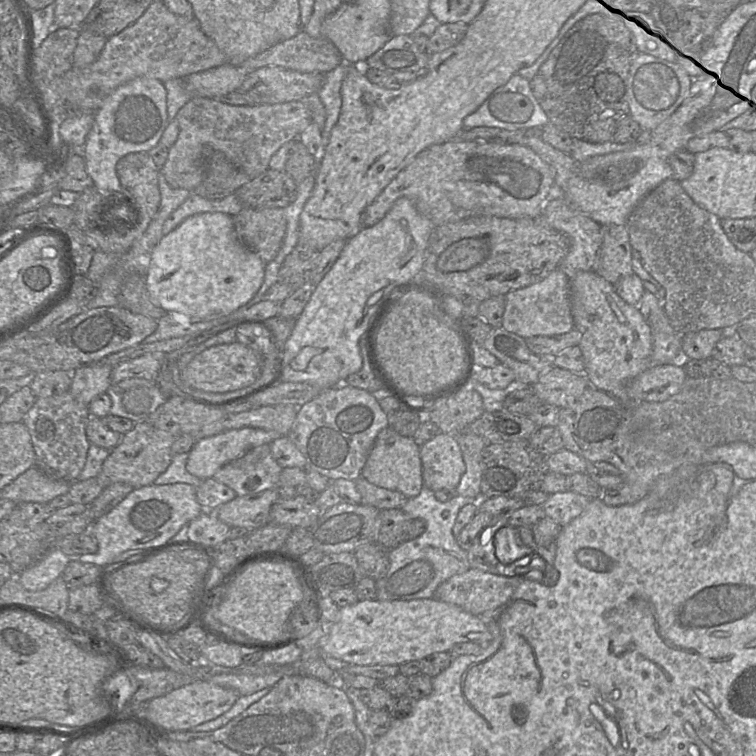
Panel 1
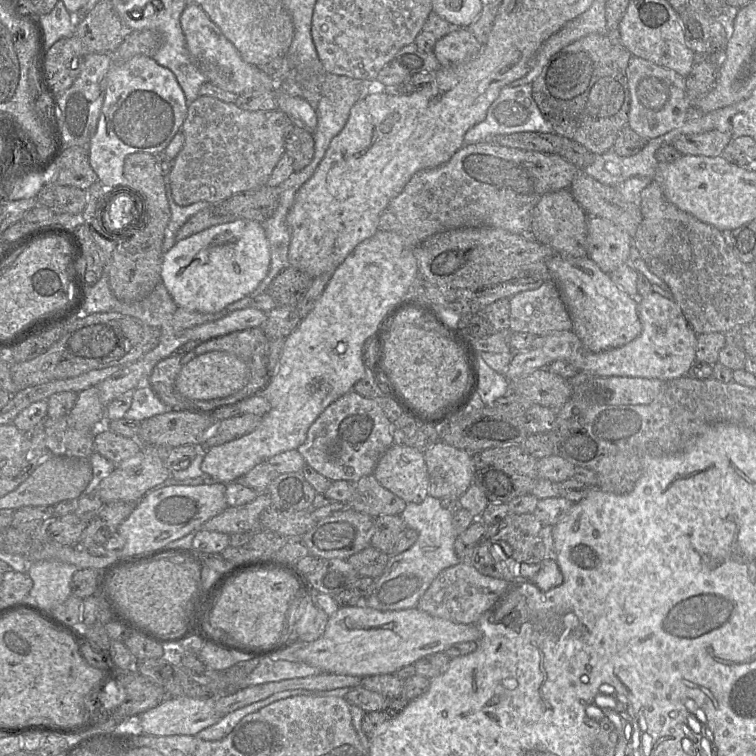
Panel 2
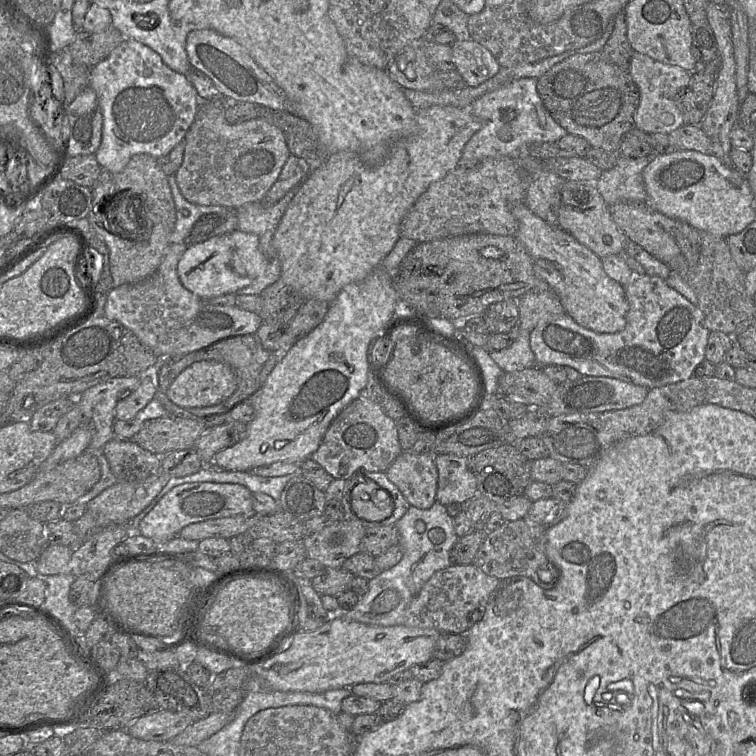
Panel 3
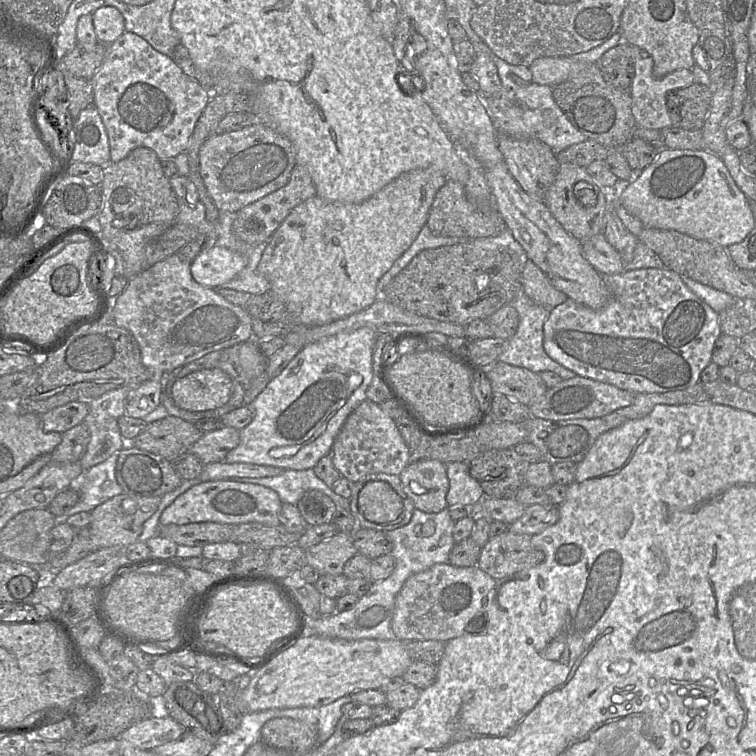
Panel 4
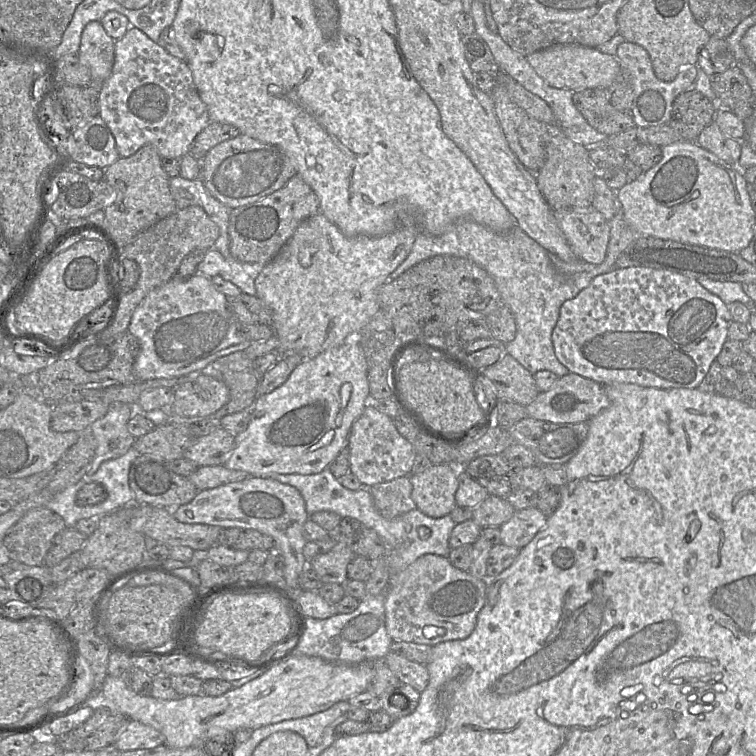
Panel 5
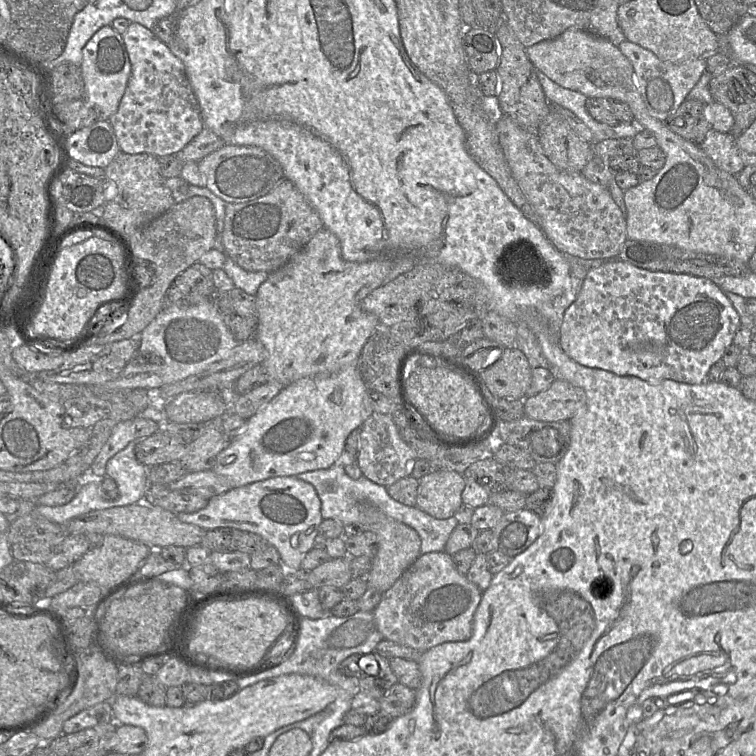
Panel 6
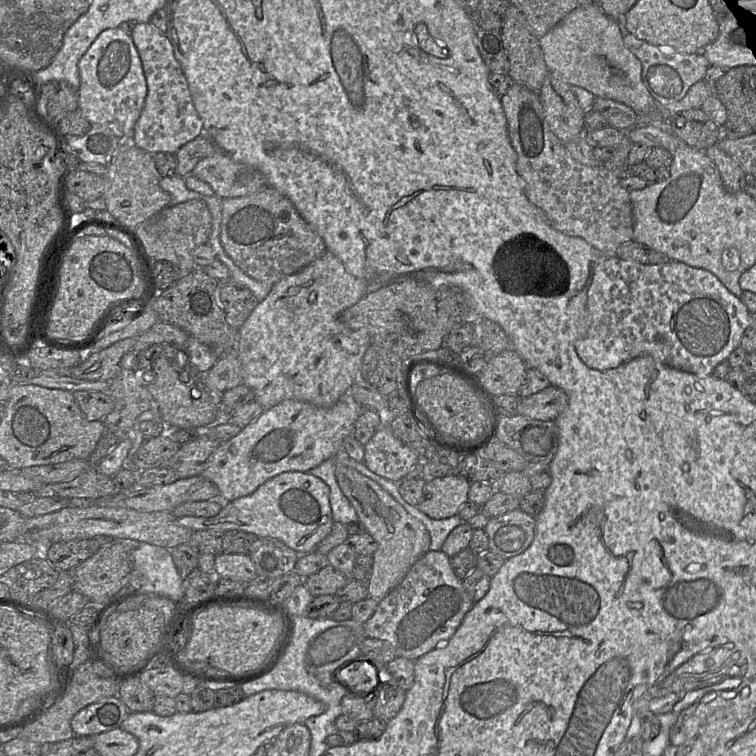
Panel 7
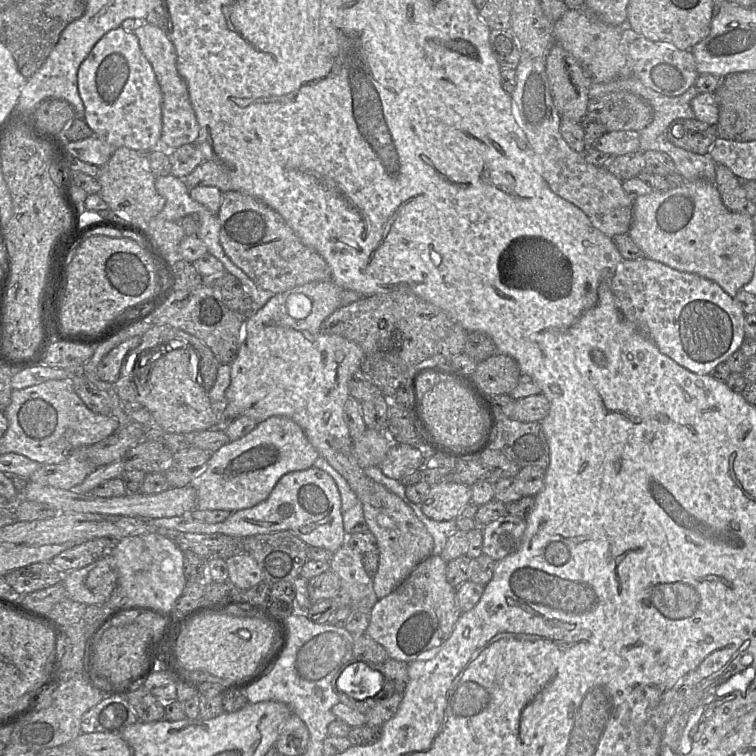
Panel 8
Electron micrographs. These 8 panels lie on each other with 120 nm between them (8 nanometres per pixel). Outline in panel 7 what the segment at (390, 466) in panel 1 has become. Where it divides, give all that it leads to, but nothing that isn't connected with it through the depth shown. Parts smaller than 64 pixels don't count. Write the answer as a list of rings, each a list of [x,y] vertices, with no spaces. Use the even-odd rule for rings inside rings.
[[[460,475],[437,477],[427,481],[423,487],[422,497],[415,506],[428,517],[441,520],[458,514],[460,508],[468,501],[470,482]]]

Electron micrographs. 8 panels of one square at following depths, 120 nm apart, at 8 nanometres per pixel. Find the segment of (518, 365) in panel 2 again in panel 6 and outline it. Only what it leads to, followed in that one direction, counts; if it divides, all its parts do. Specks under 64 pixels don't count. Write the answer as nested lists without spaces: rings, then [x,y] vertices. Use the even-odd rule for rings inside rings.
[[[617,258],[588,271],[577,298],[564,312],[558,343],[569,358],[588,368],[634,376],[648,383],[673,380],[699,385],[707,381],[711,366],[722,359],[740,325],[737,311],[712,280],[650,271]]]

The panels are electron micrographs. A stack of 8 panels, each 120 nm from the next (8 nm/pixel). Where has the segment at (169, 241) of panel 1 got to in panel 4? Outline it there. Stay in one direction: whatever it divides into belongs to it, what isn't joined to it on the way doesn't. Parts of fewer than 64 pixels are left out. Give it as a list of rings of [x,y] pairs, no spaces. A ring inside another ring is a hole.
[[[221,246],[202,251],[191,263],[194,281],[207,288],[217,288],[234,279],[246,266],[246,258]]]

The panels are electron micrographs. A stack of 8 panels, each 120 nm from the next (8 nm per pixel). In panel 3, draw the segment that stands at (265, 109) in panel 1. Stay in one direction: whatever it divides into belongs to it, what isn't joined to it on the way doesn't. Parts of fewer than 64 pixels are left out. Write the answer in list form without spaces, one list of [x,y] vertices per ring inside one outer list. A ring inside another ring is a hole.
[[[222,98],[201,101],[195,120],[184,137],[183,162],[175,172],[175,178],[183,197],[190,203],[239,208],[248,203],[259,202],[275,183],[291,155],[285,136],[278,127],[259,117],[230,124],[225,119],[225,111]]]

